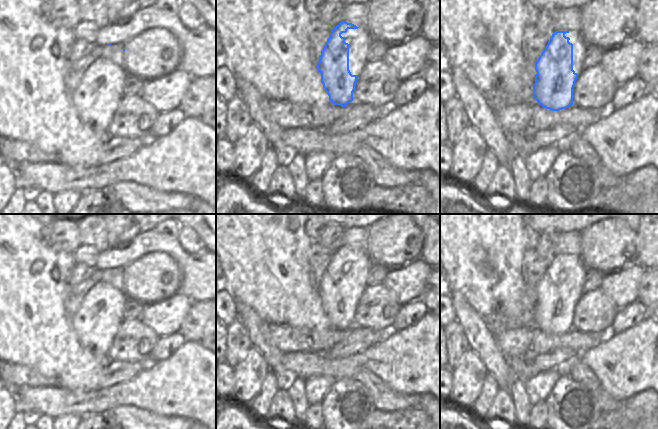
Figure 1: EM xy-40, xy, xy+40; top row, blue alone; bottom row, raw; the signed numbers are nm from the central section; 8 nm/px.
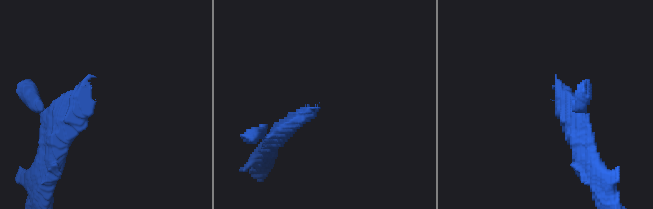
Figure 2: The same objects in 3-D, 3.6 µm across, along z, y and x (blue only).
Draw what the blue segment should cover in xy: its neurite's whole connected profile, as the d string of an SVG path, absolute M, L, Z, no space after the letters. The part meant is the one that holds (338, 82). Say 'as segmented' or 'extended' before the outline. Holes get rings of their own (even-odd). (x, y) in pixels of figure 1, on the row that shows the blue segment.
extended | M341 21L330 33L317 64L317 72L309 85L294 72L287 76L285 101L270 105L261 98L261 108L270 121L275 121L282 129L324 129L346 112L345 107L353 101L353 92L358 75L349 70L349 44L342 33L348 29L358 29L356 25Z

